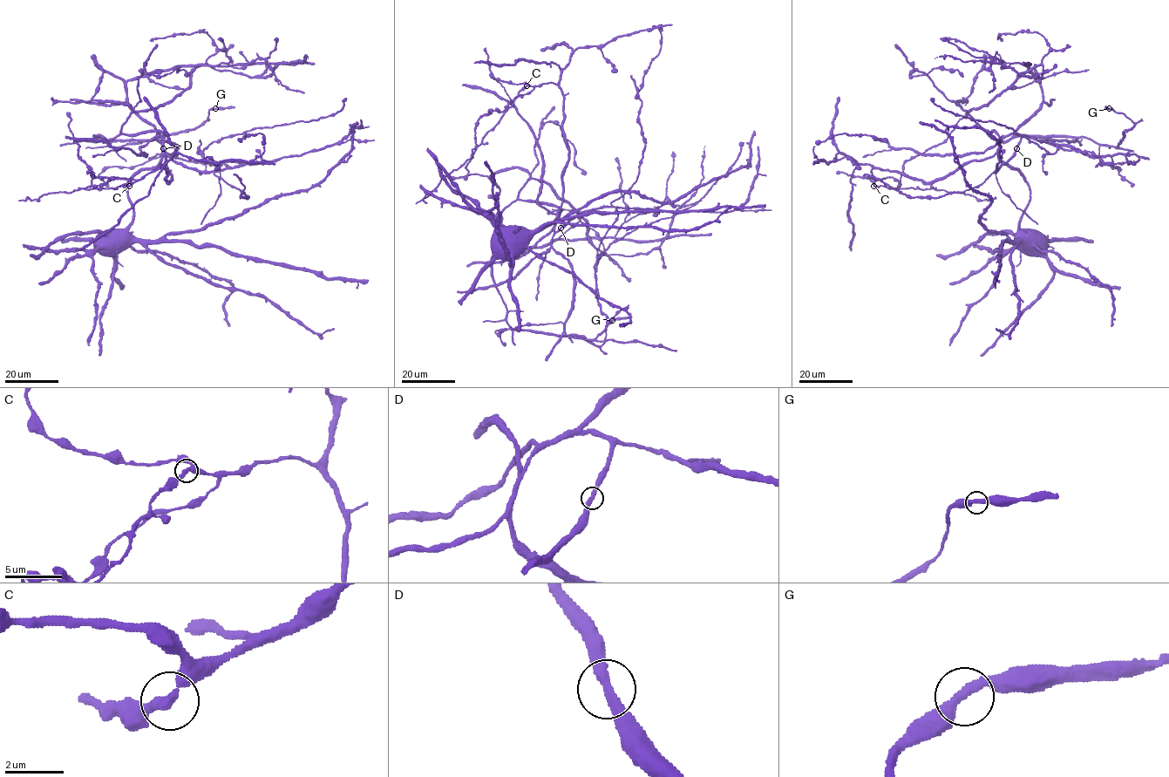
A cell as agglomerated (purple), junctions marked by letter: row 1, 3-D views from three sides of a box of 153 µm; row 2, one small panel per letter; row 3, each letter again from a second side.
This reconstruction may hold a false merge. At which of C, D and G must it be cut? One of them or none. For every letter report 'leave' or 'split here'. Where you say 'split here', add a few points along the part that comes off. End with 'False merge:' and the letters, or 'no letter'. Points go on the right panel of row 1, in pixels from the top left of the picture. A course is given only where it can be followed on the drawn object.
C: split here; course (873, 186), (935, 188), (992, 201)
D: leave
G: leave
False merge: C

